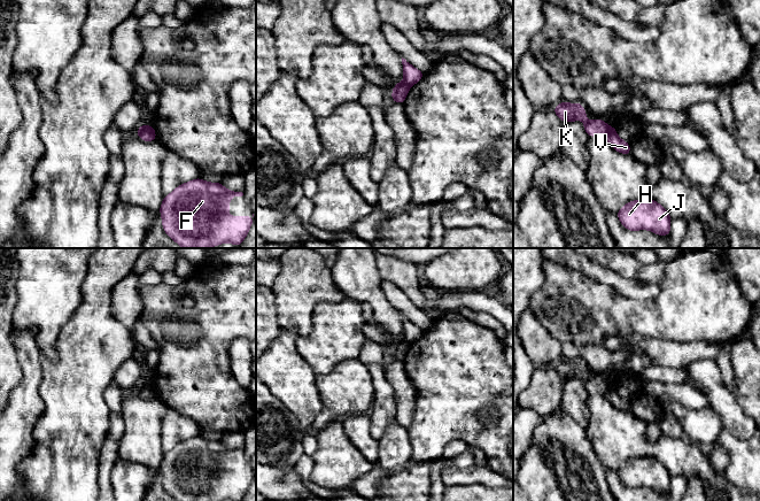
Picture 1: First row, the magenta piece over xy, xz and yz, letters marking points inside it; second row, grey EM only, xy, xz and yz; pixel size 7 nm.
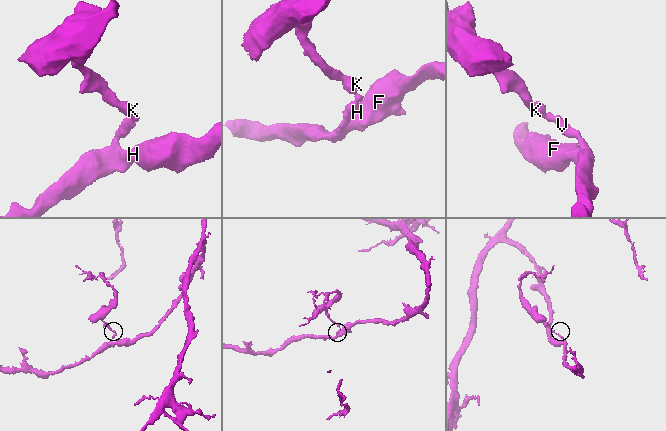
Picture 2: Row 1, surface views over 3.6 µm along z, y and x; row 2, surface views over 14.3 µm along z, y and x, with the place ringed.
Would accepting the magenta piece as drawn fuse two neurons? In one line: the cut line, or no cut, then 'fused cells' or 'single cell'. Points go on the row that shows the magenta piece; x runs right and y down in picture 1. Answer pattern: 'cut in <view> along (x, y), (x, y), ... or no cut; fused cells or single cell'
cut in yz along (609, 126), (604, 137); fused cells

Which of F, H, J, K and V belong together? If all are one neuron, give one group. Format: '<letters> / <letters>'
F H J V / K

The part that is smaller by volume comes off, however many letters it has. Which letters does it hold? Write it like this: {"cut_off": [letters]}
{"cut_off": ["K"]}

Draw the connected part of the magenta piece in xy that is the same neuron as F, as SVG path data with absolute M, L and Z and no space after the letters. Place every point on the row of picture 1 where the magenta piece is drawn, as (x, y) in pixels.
M201 178L181 184L164 195L160 207L163 230L183 248L209 248L224 242L239 247L253 225L254 214L231 217L228 206L232 196L242 195Z

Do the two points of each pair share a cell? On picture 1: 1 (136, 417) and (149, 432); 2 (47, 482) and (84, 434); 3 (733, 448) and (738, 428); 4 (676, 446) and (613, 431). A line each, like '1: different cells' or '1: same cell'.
1: same cell
2: same cell
3: different cells
4: same cell

